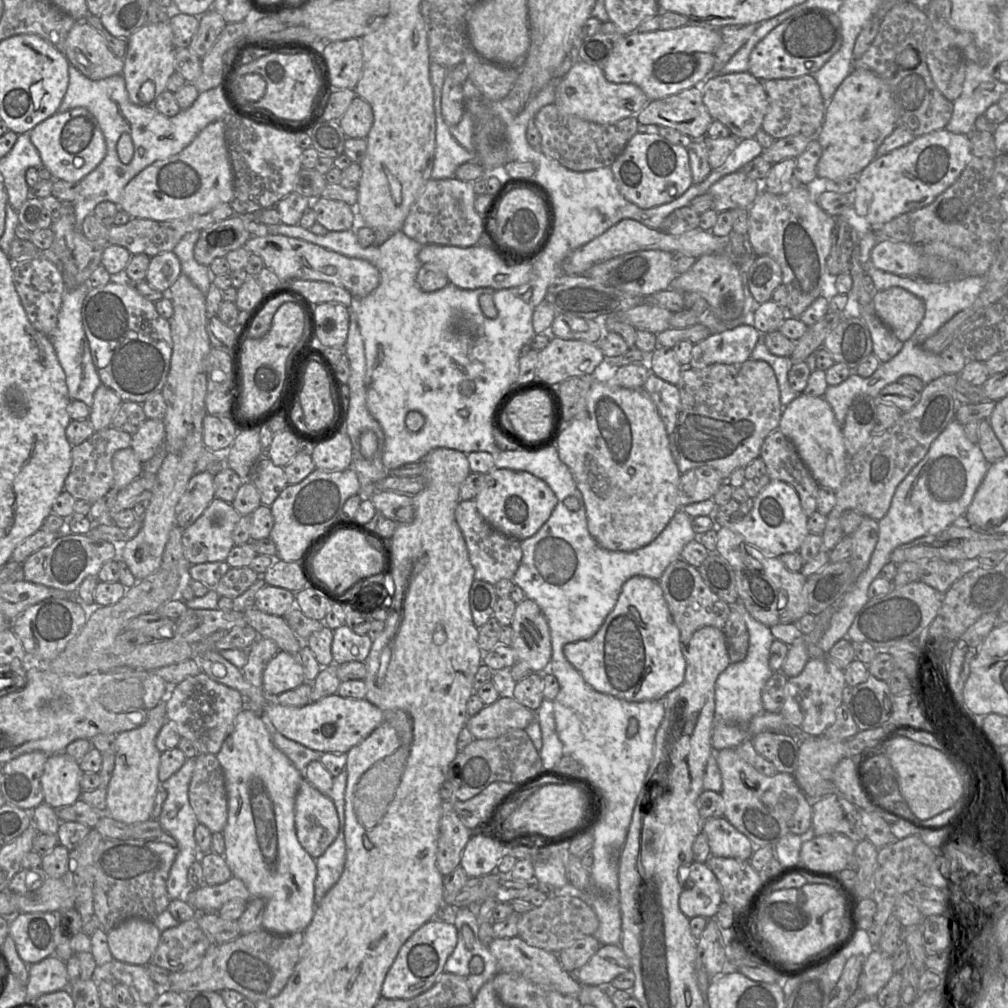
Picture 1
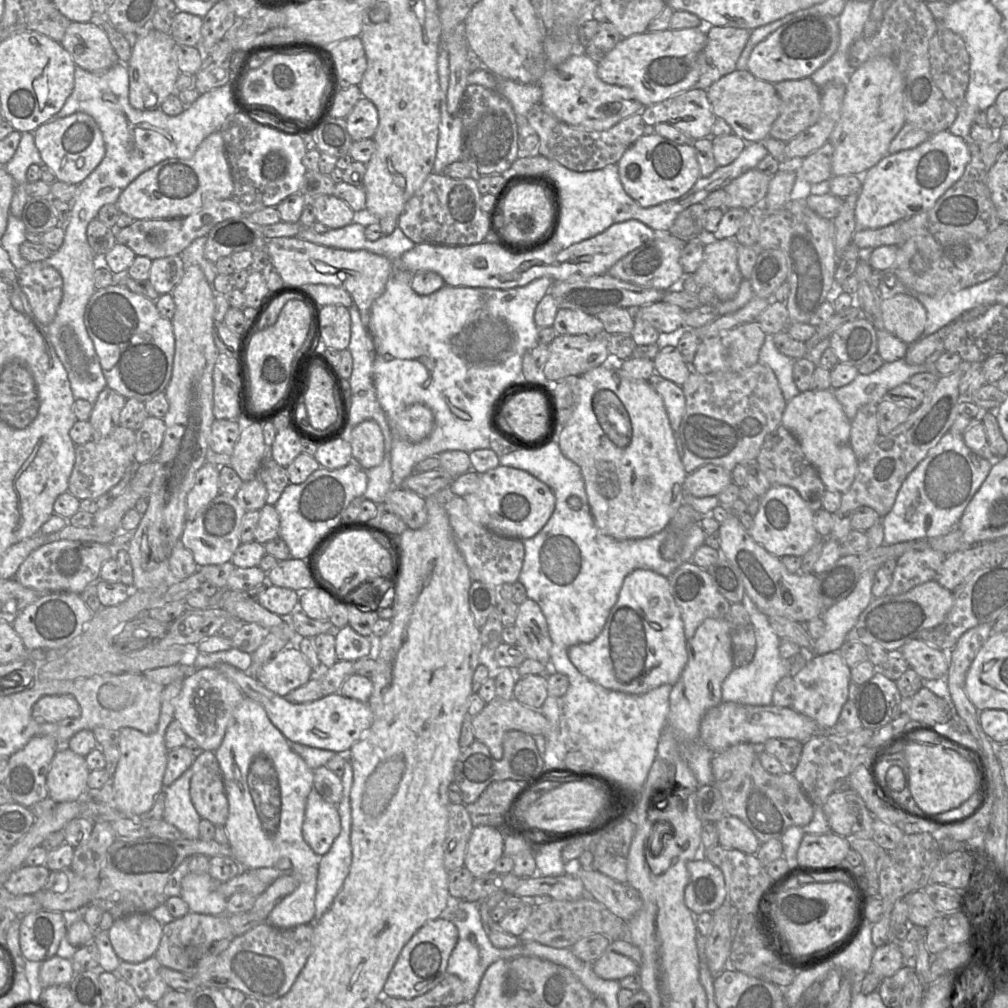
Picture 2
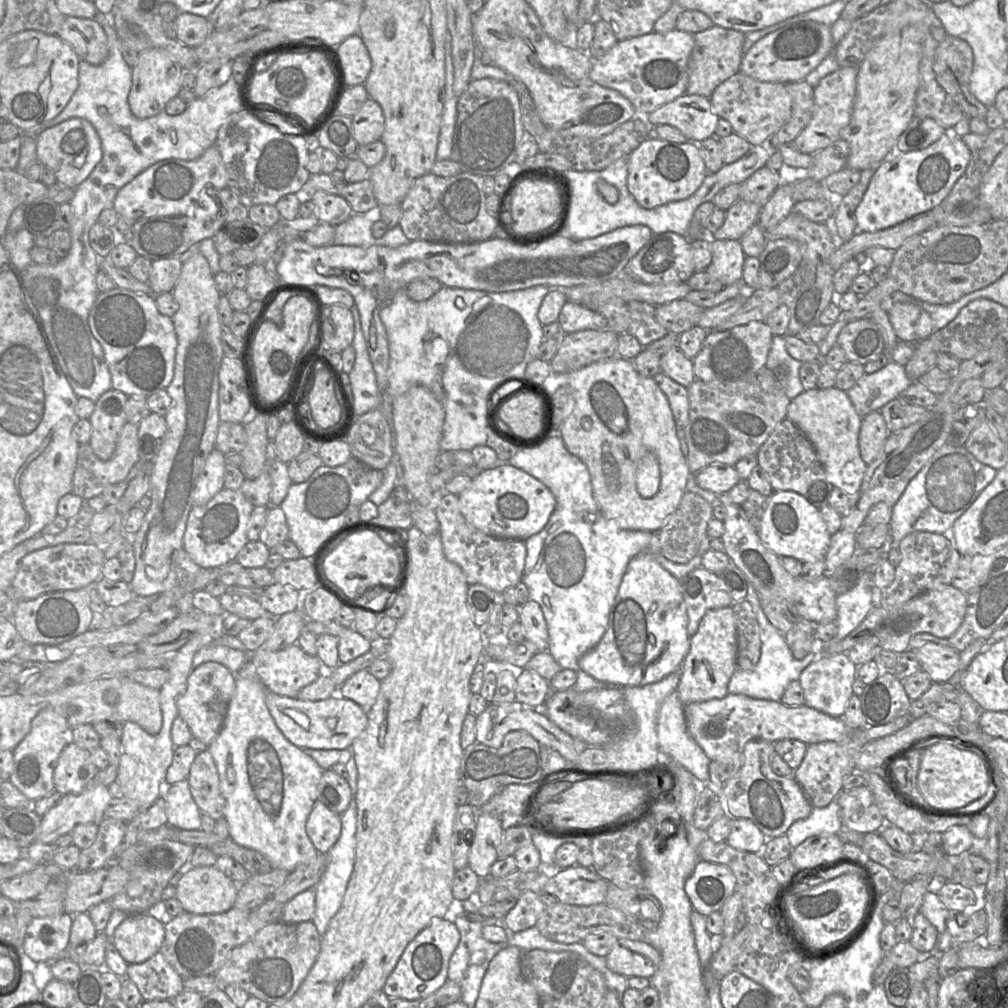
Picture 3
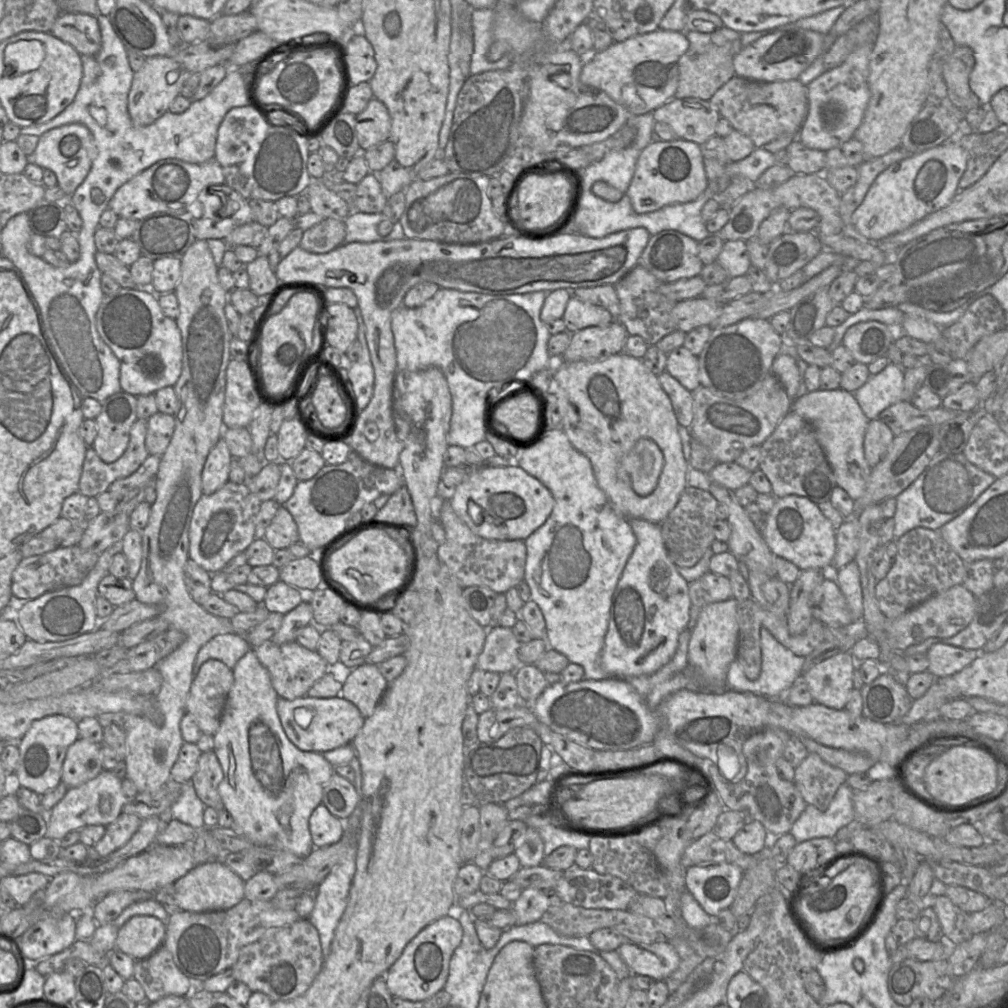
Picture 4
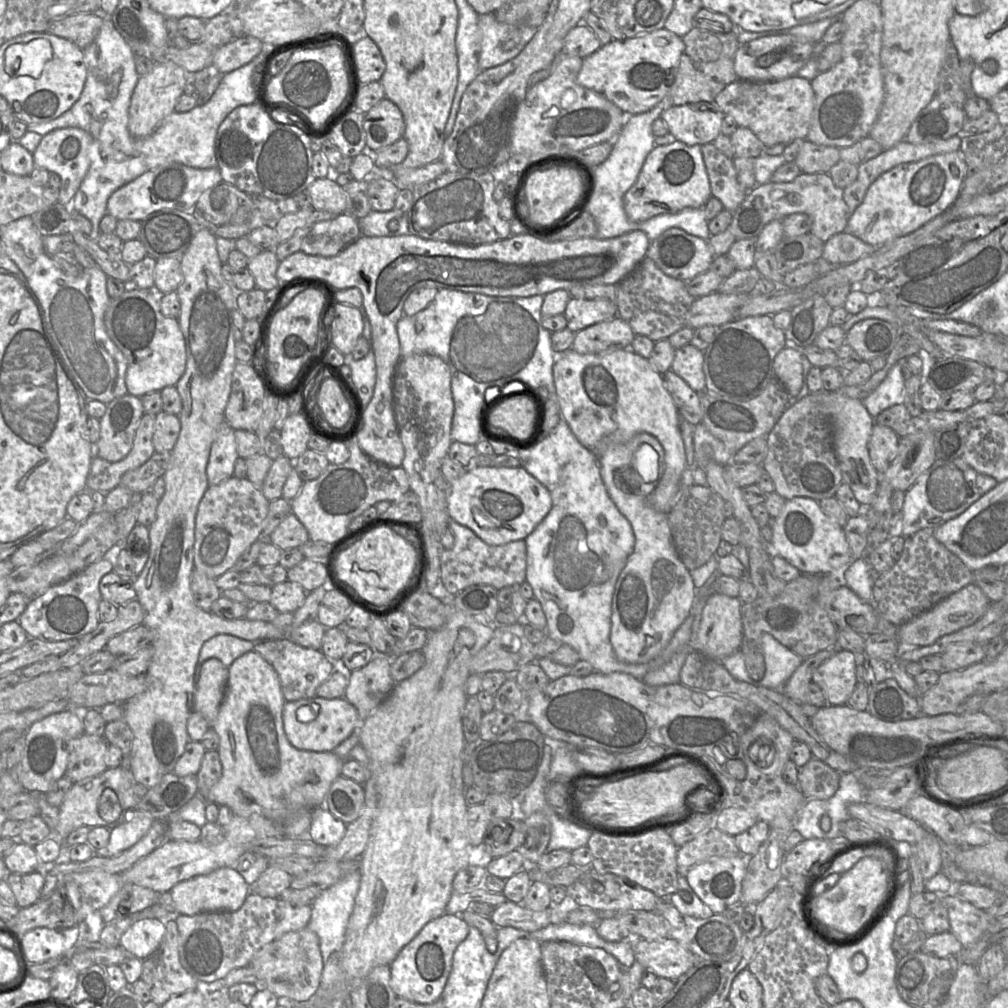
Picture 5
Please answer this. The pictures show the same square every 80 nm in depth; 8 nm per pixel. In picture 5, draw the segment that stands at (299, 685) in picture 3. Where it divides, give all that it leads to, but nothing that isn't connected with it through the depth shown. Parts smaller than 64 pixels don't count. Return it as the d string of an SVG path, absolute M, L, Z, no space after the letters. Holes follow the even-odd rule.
M289 637L261 640L255 643L254 651L270 663L279 675L286 701L316 697L318 687L333 673L335 662L320 649L303 647Z

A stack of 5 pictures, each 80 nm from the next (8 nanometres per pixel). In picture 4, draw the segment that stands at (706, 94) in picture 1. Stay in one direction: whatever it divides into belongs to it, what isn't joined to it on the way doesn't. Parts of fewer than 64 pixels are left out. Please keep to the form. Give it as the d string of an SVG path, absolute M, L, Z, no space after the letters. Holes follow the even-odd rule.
M734 76L709 100L720 117L730 121L736 131L748 136L755 148L787 134L798 134L808 114L808 88L799 79L776 82L759 82Z

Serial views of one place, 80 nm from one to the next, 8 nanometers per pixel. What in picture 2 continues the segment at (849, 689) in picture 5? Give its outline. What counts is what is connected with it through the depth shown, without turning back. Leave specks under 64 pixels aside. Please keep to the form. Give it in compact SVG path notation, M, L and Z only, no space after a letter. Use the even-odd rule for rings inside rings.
M839 652L811 657L806 666L793 677L795 695L792 708L813 719L821 730L832 729L838 721L843 705L848 701L851 668Z

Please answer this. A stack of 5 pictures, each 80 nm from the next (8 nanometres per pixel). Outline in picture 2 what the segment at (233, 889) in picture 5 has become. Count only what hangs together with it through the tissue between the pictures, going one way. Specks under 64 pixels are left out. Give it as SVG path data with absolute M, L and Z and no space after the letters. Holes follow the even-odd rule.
M189 872L181 881L180 897L187 903L191 912L225 914L227 899L218 893L220 883L222 882L213 879L208 873Z

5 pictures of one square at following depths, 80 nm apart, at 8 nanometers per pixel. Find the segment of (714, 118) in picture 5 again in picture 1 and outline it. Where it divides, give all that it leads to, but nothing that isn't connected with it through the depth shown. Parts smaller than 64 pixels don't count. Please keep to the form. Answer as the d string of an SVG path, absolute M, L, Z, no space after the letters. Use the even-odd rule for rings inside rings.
M691 87L662 99L652 100L637 114L642 125L674 128L693 139L703 139L713 118L703 102L701 87Z

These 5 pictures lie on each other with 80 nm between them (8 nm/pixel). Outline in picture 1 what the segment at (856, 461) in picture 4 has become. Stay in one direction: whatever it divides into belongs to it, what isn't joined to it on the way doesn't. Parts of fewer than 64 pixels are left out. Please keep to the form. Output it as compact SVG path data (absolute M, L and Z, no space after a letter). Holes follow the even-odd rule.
M800 394L784 407L778 429L795 445L799 456L822 488L837 490L847 474L849 457L842 428L824 397Z

